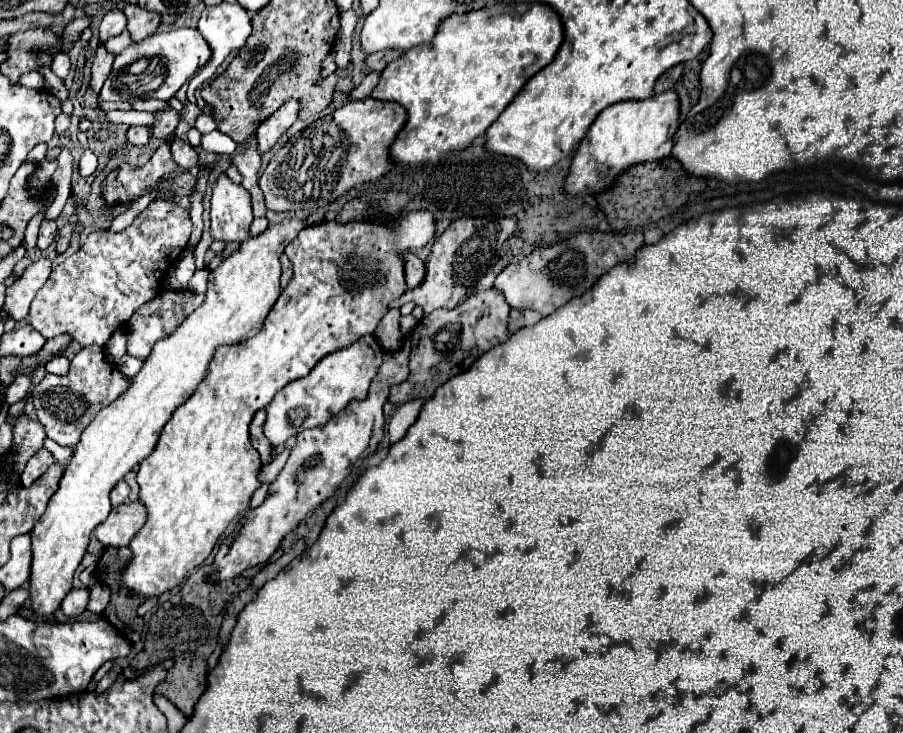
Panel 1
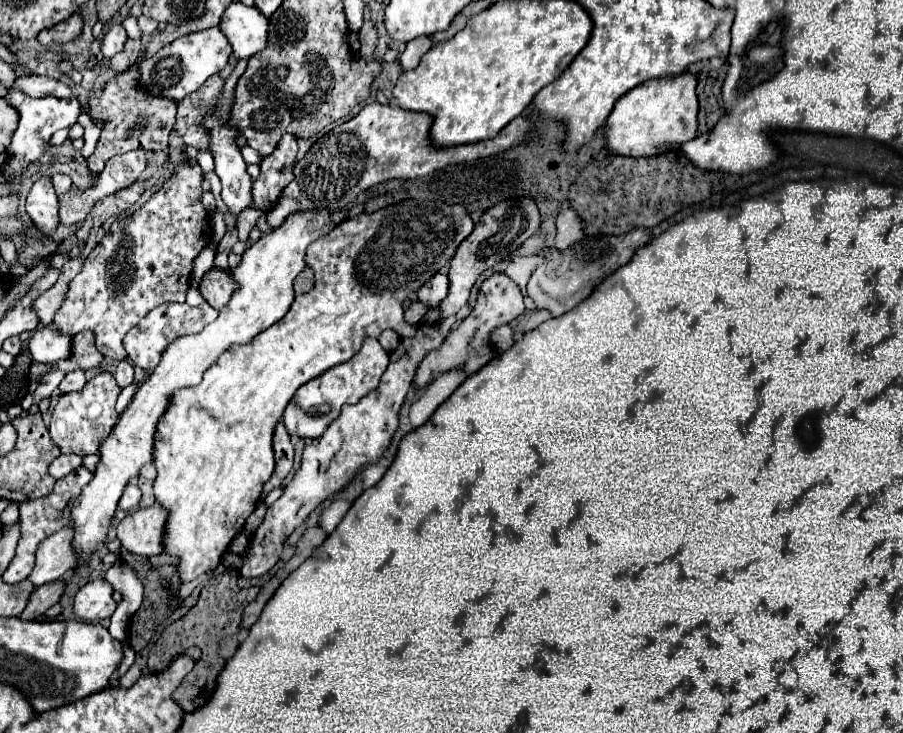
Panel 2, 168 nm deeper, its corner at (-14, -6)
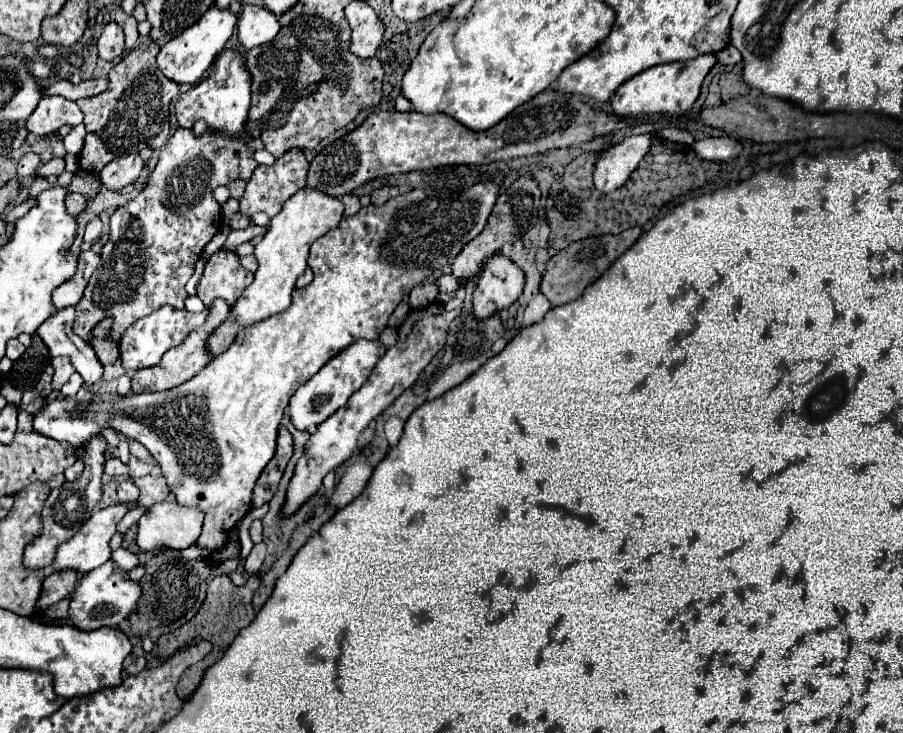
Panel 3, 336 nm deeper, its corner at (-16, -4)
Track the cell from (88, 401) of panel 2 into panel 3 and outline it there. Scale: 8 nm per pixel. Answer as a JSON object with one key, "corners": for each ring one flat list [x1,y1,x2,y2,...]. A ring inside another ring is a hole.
{"corners":[[93,436,91,440,80,450,82,454,77,456,84,462,84,475,76,481,66,481,64,487,60,489,52,489,52,493,48,495,44,509,42,509,42,533,38,537,32,539,32,543,26,545,24,551,24,567,28,569,44,569,52,563,54,559,54,551,56,547,70,539,82,525,84,519,88,519,88,515,92,515,96,503,102,497,102,467,104,467,105,458,104,451,106,449,106,441,101,436]]}

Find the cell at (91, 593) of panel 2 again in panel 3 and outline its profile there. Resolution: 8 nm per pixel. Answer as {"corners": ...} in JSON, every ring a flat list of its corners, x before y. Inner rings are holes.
{"corners":[[106,561,98,569,90,571,74,591,70,601,70,617,78,629,92,631,98,627,116,627,124,621,132,611,136,611,136,603,140,597,140,585,130,581,124,571,120,571,112,561]]}

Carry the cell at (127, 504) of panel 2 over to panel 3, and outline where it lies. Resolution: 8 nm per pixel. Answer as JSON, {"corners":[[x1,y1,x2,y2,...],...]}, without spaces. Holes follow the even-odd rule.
{"corners":[[130,479,128,481,120,481,120,485,118,485,118,499,120,499,120,503,124,503,124,505,136,503,138,495,140,495,140,491,134,485,134,481,130,481]]}

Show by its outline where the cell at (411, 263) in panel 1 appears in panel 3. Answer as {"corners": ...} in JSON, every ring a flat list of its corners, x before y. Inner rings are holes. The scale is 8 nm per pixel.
{"corners":[[442,275,442,277,438,277,438,279,436,279,436,285,438,285,438,291,440,291,442,295,452,293,452,291,458,289,458,281,456,281,452,275]]}

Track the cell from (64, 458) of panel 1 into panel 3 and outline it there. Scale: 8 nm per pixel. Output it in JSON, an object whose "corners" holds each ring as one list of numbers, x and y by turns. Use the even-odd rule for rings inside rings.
{"corners":[[110,458,105,461,104,475,110,477,129,476,128,466,122,464,119,458]]}

